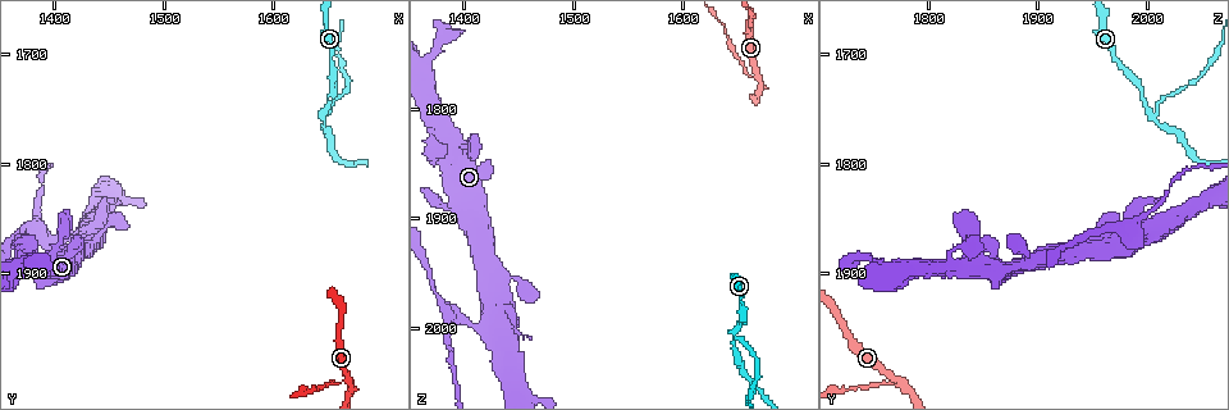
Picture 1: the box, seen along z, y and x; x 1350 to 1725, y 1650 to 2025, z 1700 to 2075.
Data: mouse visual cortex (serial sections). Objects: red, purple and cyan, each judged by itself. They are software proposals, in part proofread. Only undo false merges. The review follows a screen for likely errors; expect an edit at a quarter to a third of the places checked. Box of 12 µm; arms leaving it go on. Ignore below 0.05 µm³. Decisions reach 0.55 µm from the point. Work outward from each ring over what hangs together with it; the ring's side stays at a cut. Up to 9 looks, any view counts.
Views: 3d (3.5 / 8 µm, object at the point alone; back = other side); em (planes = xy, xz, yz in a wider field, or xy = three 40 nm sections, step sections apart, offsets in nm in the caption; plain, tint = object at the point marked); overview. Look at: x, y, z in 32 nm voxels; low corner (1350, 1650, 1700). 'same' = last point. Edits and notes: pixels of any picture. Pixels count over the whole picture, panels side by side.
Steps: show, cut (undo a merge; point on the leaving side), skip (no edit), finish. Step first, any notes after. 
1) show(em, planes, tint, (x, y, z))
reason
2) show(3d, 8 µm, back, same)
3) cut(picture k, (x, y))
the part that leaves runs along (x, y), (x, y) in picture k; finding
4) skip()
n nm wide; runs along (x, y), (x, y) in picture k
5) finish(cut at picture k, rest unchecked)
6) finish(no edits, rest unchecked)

show(3d, 3.5 µm, (1420, 1870, 1996))
sudden change in width

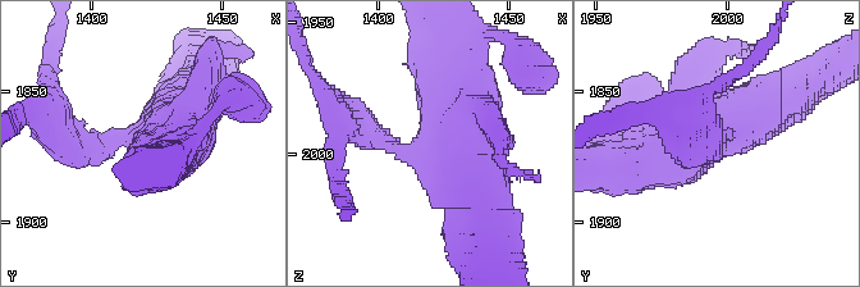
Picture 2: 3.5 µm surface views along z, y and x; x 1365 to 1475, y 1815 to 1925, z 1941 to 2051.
show(em, planes, tint, (1419, 1868, 1997))

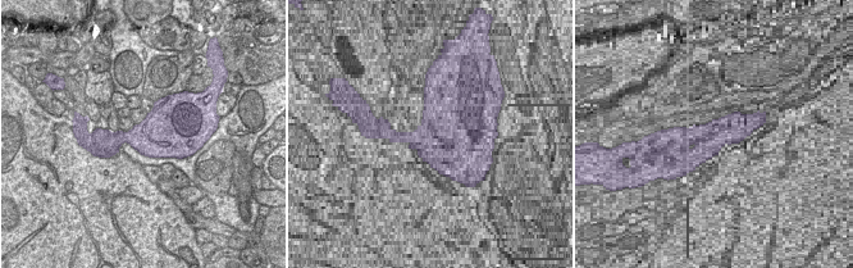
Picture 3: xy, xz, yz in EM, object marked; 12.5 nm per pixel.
cut(picture 2, (361, 113))
the part that leaves runs along (389, 145), (366, 136), (323, 90) in picture 2; a second cell is stuck on

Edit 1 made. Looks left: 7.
show(3d, 3.5 µm, (1384, 1882, 1894))
calibre changes

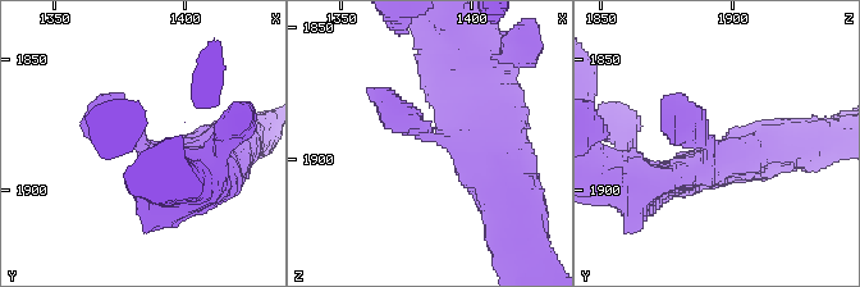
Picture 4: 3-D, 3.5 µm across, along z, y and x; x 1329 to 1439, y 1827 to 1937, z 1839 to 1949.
show(em, planes, tint, (1386, 1884, 1892))
arms of 350, 450 nm

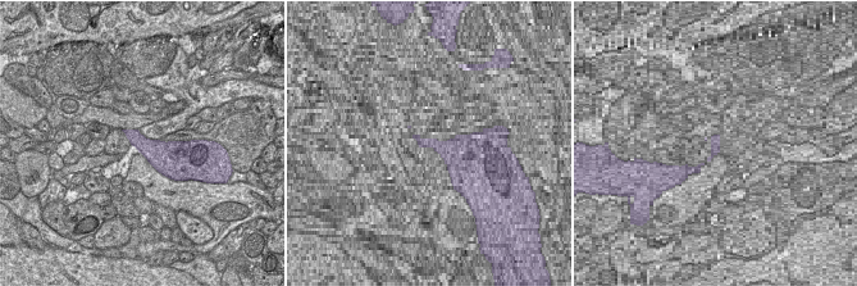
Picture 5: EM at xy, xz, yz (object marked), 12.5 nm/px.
skip()
continuous, no second cell

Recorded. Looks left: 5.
show(3d, 3.5 µm, (1646, 1754, 2008))

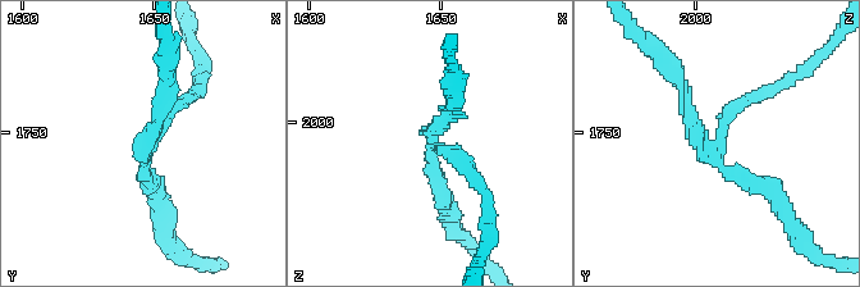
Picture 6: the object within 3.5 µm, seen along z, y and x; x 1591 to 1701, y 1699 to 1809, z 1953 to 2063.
skip()
runs along (677, 77), (726, 172), (776, 195) in picture 6; all the same cell

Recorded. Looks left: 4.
show(3d, 8 µm, back, (1664, 2000, 1770))
side arm on a straight run

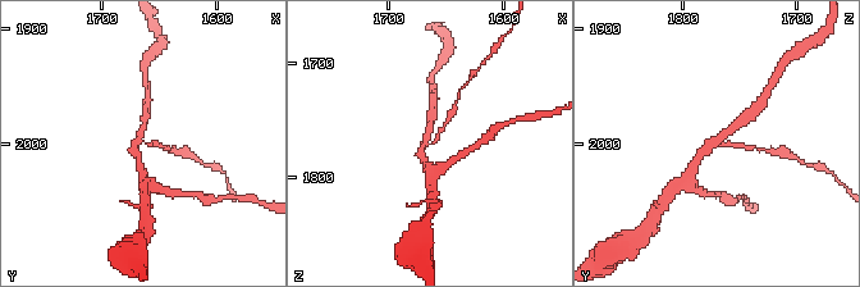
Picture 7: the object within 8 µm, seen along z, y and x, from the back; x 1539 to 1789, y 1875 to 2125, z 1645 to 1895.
show(3d, 3.5 µm, (1664, 2000, 1772))
zoom in

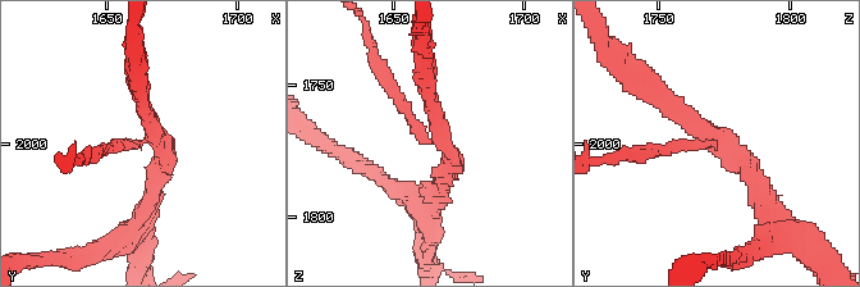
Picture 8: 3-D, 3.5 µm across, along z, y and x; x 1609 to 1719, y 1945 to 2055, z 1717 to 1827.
show(em, xy, step 2, tint, (1662, 1998, 1771))
3 arms; arms of 150, 200, 200 nm

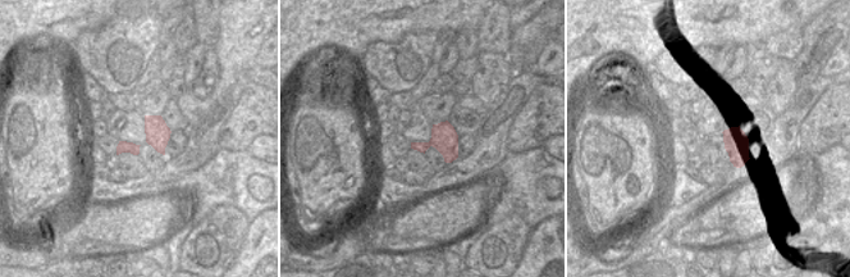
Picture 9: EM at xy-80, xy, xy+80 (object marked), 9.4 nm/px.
cut(picture 8, (675, 146))
the part that leaves runs along (713, 140), (608, 159) in picture 8; a second cell is stuck on

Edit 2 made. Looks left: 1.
finish(cut at picture 2, cut at picture 8, rest unchecked)

